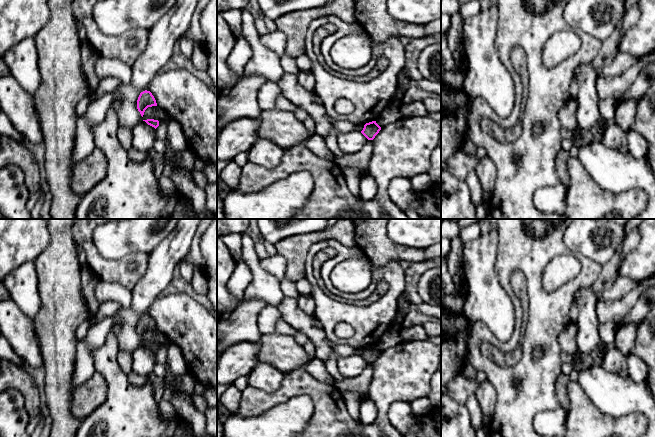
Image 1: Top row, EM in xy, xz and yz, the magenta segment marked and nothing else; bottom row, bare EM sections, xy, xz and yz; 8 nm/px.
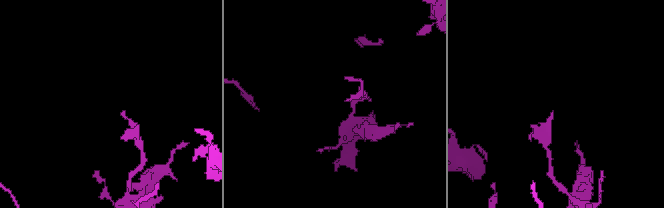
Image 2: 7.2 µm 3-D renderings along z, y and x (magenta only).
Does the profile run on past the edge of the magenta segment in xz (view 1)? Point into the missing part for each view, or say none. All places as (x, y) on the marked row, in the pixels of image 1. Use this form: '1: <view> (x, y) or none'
1: none

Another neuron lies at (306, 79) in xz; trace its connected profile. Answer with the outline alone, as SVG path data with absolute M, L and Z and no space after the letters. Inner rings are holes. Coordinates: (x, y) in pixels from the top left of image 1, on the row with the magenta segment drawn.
M311 70L300 71L298 74L298 82L303 88L313 92L315 78Z

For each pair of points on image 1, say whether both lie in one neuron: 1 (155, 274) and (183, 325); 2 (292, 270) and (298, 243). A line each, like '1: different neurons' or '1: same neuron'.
1: different neurons
2: same neuron

